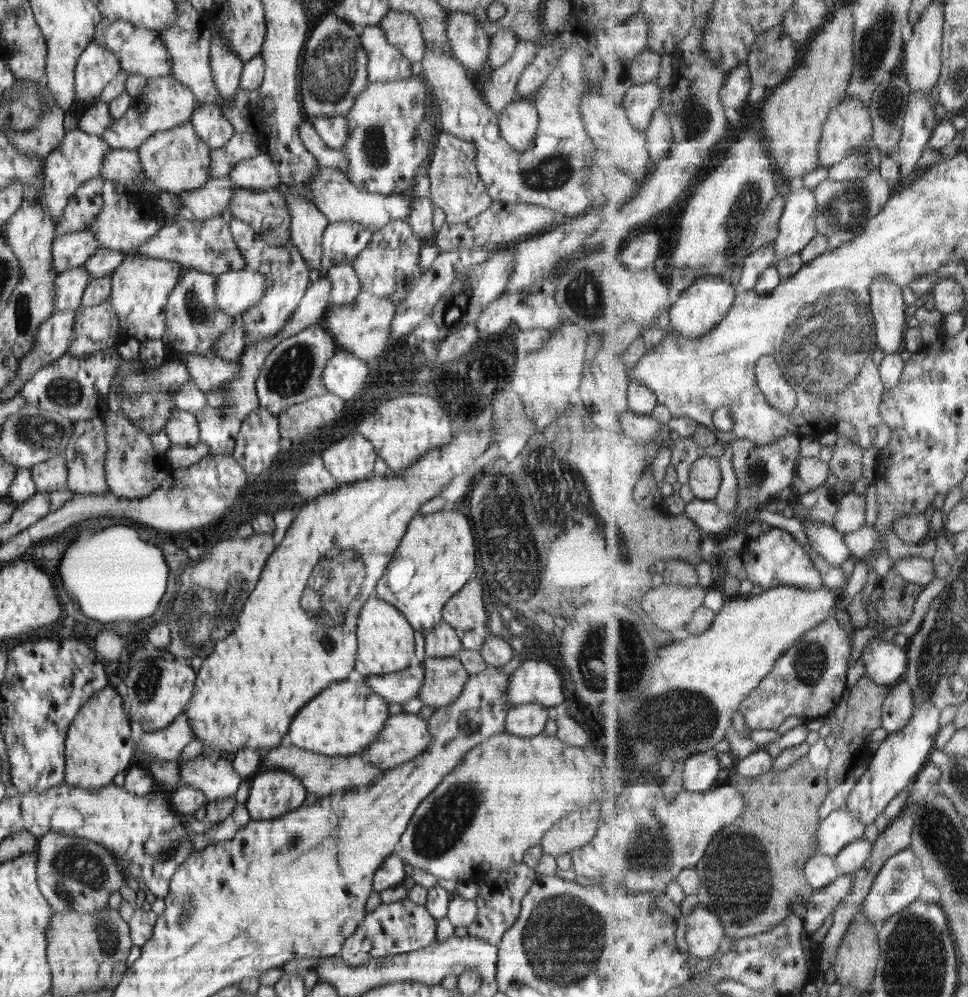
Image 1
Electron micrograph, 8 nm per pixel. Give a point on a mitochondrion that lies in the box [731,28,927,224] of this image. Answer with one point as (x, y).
(888, 103)

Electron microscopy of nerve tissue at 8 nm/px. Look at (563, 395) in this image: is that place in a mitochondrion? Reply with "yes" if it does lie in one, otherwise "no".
no

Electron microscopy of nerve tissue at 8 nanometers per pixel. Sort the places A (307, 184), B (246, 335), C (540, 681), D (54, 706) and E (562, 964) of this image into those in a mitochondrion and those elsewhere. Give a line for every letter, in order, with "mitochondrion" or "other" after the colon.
A: other
B: other
C: other
D: other
E: mitochondrion

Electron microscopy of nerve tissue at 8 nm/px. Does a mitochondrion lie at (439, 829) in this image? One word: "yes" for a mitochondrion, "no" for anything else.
yes

